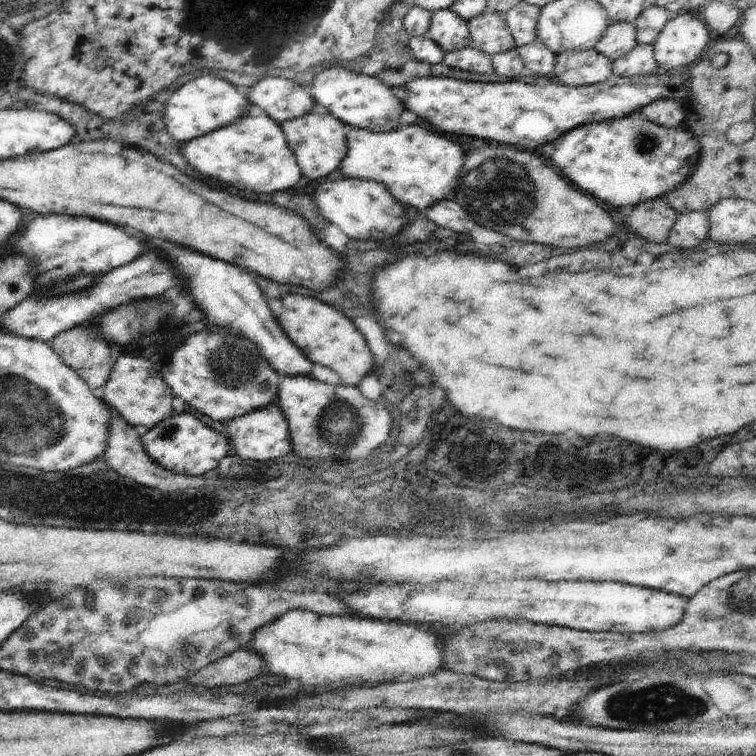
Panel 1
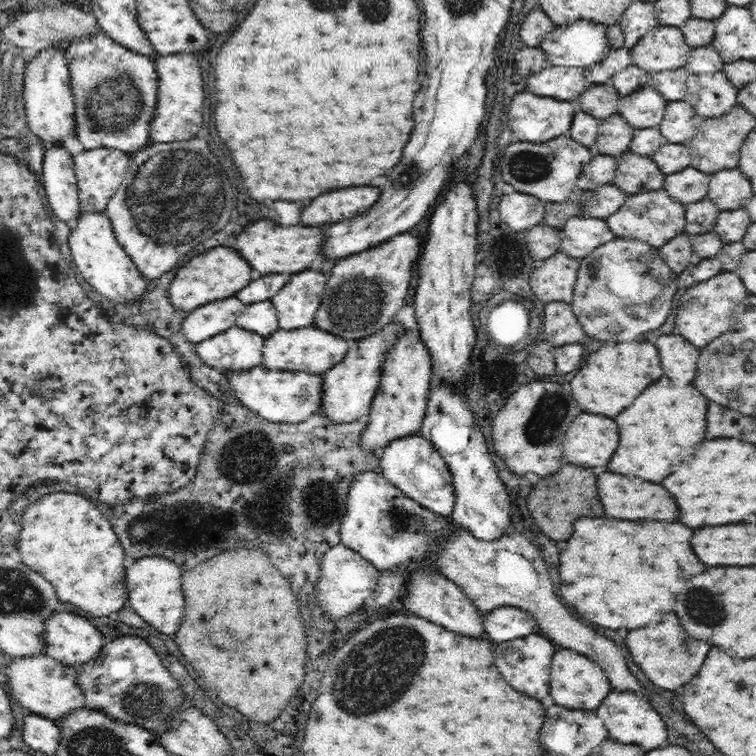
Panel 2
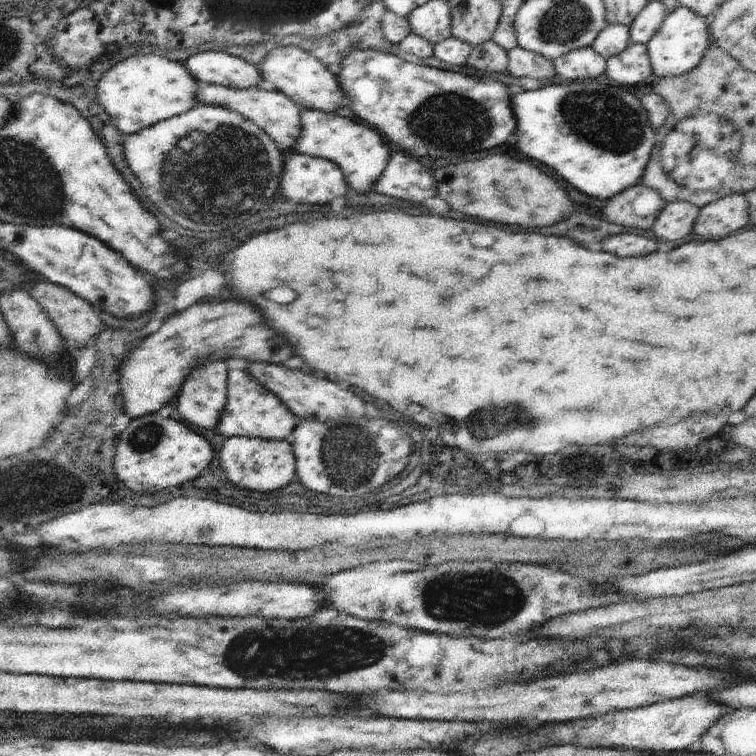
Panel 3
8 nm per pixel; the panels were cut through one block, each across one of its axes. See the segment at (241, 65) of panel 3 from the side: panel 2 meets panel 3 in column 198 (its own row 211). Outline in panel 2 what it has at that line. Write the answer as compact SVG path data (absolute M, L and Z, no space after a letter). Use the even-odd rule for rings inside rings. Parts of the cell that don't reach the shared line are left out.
M62 144L45 146L42 176L43 186L55 215L74 228L82 210L74 159Z

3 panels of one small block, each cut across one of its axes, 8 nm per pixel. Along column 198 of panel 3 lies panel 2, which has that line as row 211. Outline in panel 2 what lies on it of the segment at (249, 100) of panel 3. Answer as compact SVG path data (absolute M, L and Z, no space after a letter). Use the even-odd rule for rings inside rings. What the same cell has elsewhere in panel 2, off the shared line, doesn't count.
M118 149L84 150L73 156L79 201L83 212L103 212L105 210L107 202L111 196L114 196L126 174L130 157L131 154Z

